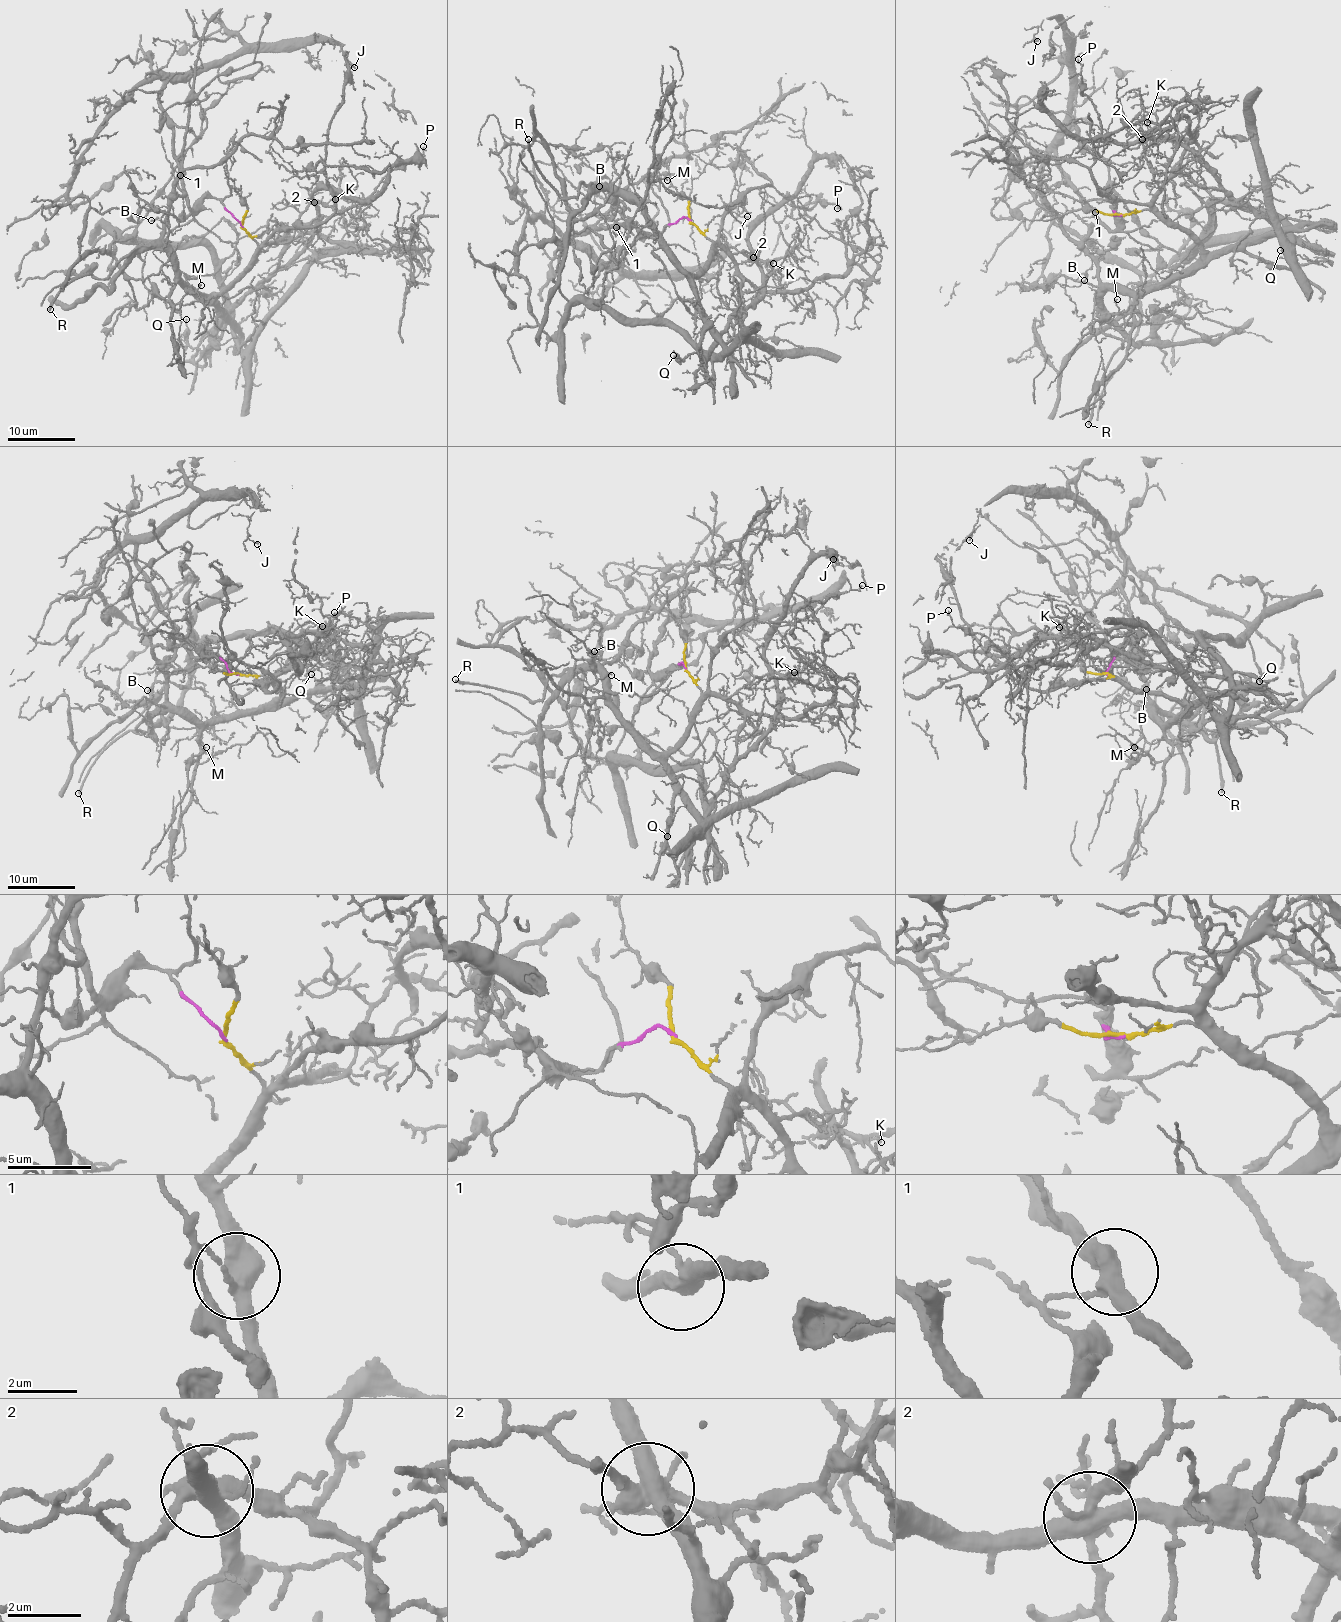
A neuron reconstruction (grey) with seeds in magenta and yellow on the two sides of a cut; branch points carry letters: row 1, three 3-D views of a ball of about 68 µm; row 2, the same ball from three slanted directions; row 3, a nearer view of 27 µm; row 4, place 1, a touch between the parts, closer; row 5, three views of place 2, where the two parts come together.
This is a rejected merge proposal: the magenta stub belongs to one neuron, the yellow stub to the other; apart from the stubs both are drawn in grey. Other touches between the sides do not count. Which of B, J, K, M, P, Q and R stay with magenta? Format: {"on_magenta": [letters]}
{"on_magenta": ["J"]}

